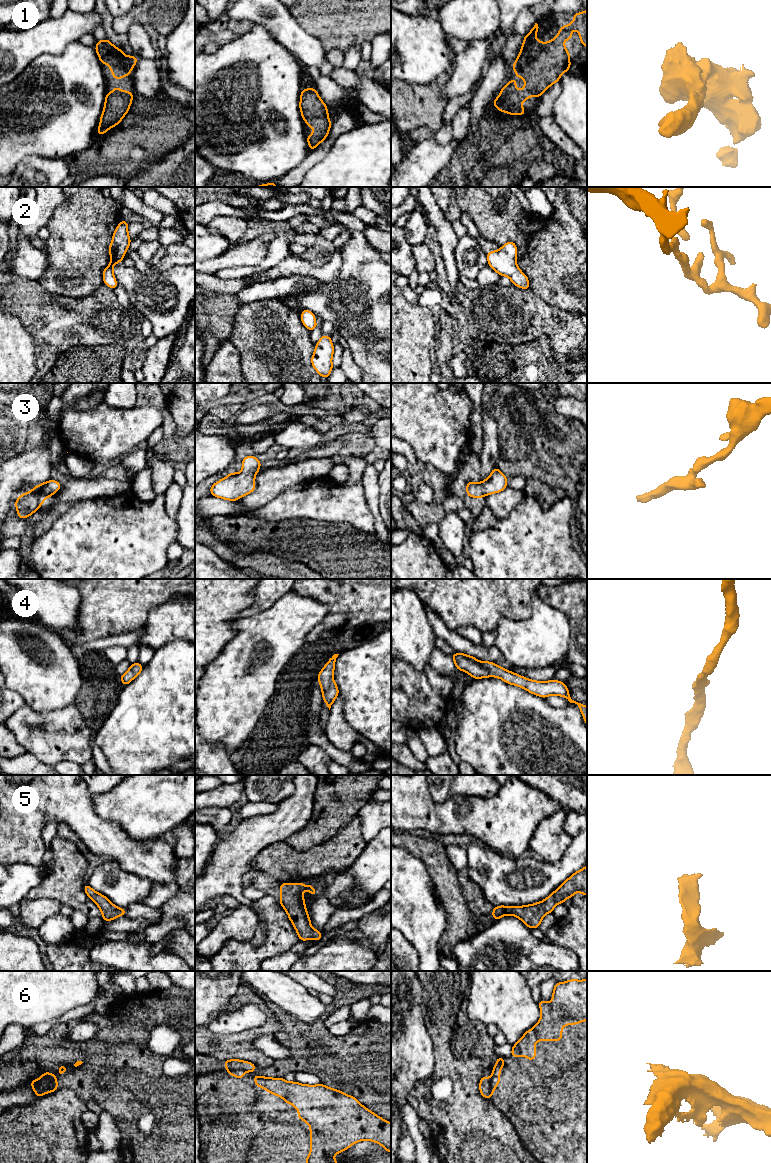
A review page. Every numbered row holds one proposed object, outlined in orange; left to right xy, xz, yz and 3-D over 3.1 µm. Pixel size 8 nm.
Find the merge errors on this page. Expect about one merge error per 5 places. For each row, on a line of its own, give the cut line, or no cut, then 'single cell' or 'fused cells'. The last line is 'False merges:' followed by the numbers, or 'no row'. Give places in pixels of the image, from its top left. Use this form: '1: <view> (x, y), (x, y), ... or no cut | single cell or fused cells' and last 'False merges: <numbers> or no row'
1: no cut | single cell
2: no cut | single cell
3: no cut | single cell
4: no cut | single cell
5: no cut | single cell
6: xy (53, 1075), (44, 1093) | fused cells
False merges: 6

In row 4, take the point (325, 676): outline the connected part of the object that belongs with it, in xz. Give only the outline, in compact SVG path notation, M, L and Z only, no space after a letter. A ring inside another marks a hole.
M334 654L317 675L322 690L323 701L327 704L329 710L339 694L338 687L333 679L335 660L338 655Z

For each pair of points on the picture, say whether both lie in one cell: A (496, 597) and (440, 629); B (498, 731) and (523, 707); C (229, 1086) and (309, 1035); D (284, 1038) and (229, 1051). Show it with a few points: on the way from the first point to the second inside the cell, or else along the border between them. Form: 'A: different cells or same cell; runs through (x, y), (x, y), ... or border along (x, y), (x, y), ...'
A: different cells; border along (430, 608), (453, 631)
B: same cell; runs through (504, 726), (517, 713)
C: different cells; border along (253, 1072), (262, 1076), (276, 1078)
D: different cells; border along (272, 1012), (281, 1025), (281, 1028), (274, 1035)

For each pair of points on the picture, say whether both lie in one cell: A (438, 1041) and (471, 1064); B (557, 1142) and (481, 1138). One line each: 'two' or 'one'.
A: one
B: two

